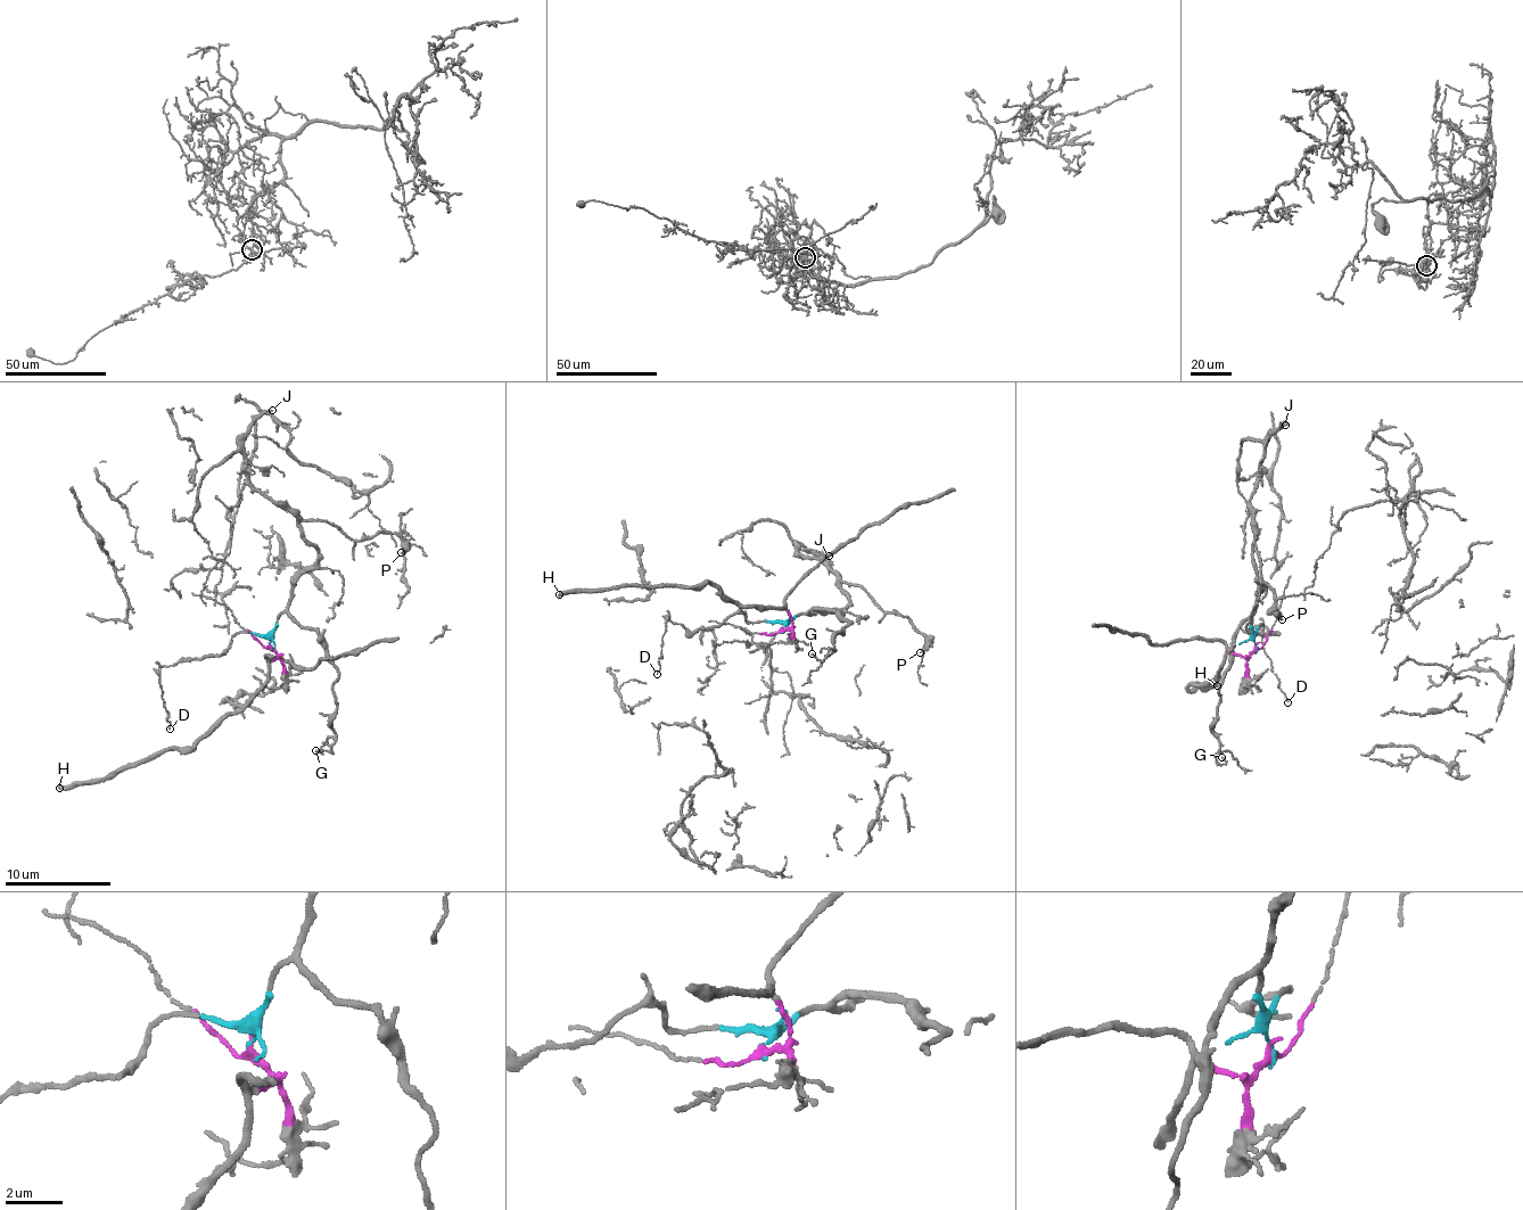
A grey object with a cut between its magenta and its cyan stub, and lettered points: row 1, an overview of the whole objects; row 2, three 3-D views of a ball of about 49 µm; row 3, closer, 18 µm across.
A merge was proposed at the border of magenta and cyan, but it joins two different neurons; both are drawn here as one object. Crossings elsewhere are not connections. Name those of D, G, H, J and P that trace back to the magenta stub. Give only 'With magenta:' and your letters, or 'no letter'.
With magenta: H

